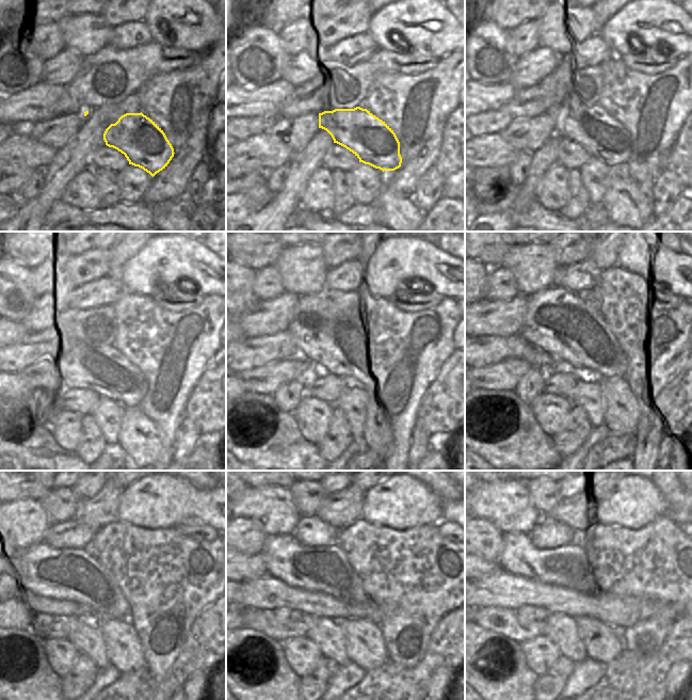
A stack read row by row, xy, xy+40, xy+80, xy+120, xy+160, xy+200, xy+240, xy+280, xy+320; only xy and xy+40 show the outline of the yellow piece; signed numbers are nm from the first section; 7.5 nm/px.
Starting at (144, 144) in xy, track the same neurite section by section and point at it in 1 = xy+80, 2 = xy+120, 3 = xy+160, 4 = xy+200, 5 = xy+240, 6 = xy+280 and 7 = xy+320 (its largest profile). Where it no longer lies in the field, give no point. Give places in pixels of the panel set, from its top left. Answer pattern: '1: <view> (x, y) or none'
1: xy+80 (606, 139)
2: xy+120 (117, 378)
3: xy+160 (328, 335)
4: xy+200 (557, 323)
5: xy+240 (77, 572)
6: xy+280 (327, 570)
7: xy+320 (570, 567)

